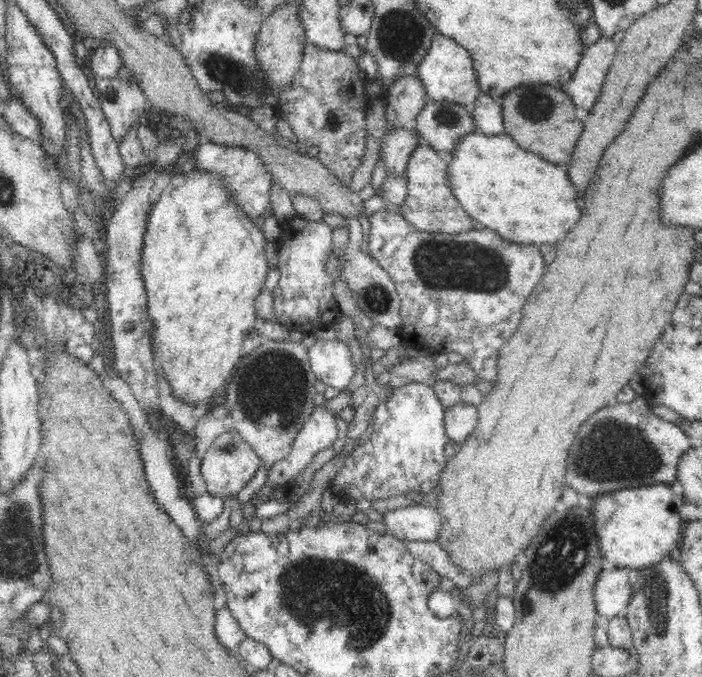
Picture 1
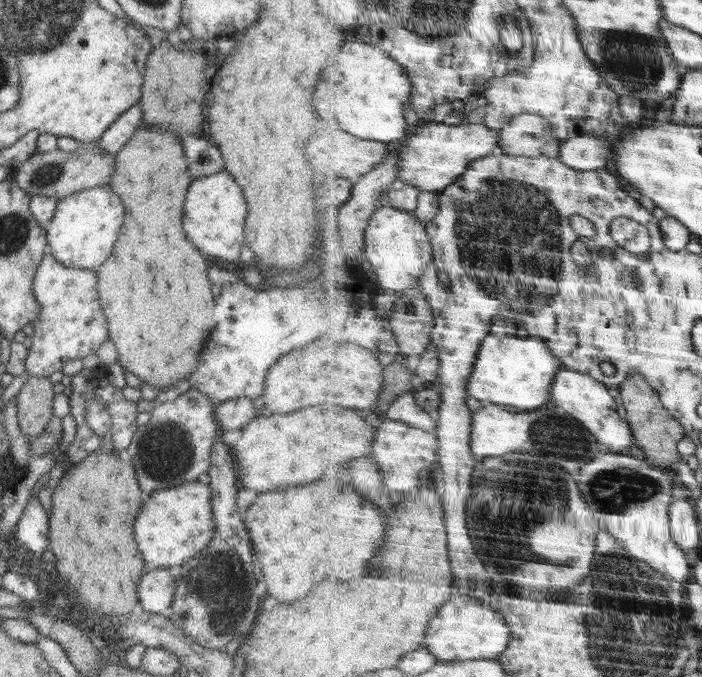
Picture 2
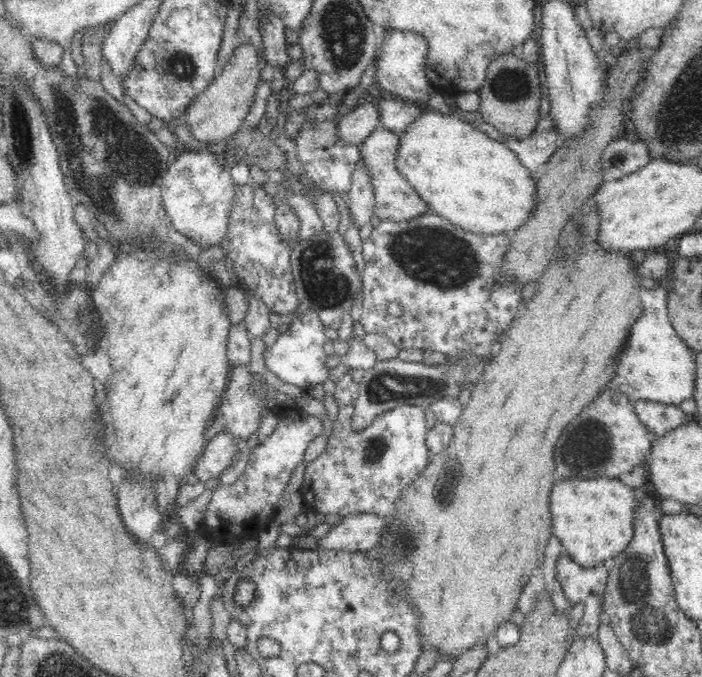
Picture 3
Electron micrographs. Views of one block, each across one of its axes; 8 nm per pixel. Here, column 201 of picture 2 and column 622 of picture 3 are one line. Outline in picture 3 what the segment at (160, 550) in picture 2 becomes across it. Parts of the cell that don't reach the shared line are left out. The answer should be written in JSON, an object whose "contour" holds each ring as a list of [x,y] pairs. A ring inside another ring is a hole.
{"contour":[[[556,479],[550,496],[553,534],[562,543],[562,552],[572,561],[590,568],[626,550],[634,539],[634,512],[638,498],[634,488],[619,479]]]}

